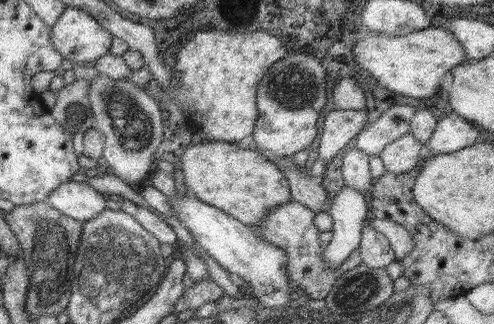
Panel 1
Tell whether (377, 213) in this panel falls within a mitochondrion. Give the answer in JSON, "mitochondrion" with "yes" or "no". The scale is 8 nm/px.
{"mitochondrion":"no"}

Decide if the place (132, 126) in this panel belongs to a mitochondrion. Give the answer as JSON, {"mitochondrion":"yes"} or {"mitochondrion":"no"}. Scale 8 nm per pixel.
{"mitochondrion":"yes"}

